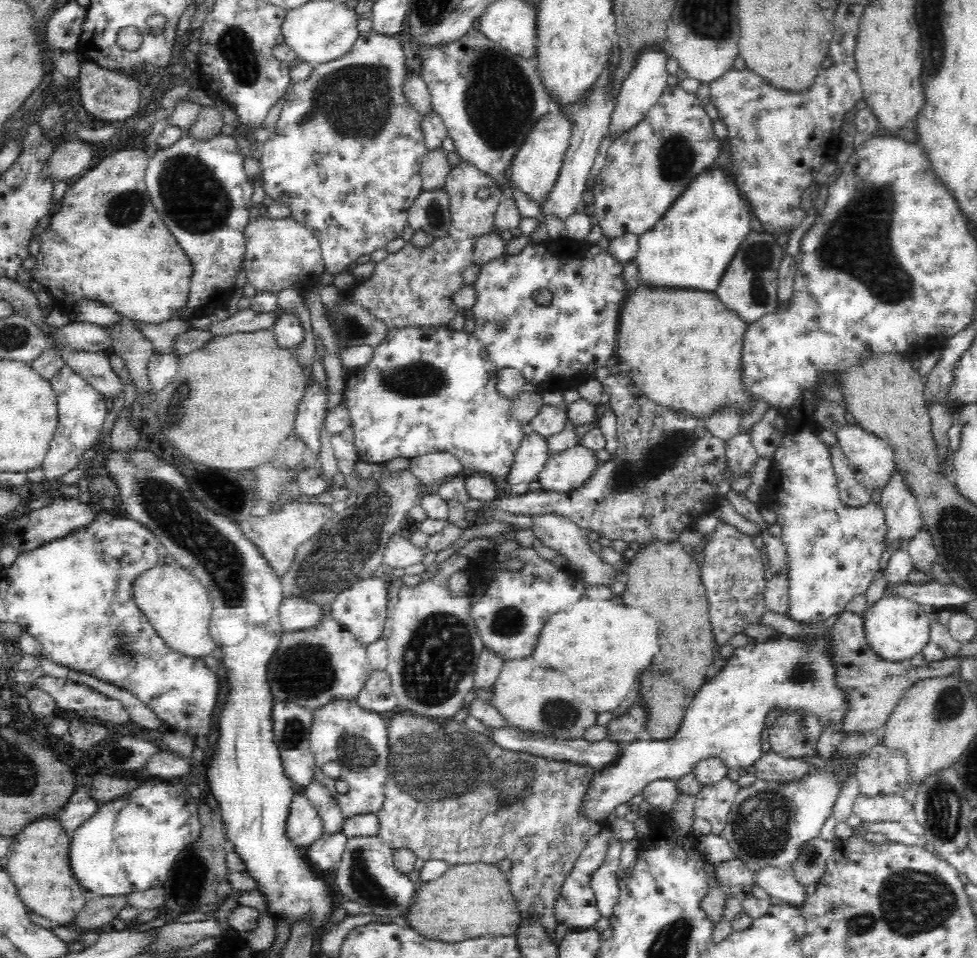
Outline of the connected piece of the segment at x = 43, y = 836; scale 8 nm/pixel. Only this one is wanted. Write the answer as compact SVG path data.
M47 817L30 824L11 840L5 871L10 874L17 893L25 907L49 919L51 928L66 926L71 923L86 906L90 897L89 890L75 878L70 856L70 834L66 833L60 823Z

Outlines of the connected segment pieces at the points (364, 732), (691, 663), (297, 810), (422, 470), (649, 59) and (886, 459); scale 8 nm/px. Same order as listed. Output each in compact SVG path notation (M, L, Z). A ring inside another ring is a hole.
M334 700L313 710L309 743L315 758L315 781L328 789L345 820L358 814L380 813L384 803L384 786L389 776L385 715L360 708L357 701ZM328 761L337 762L341 766L337 778L328 777L322 772L323 765ZM339 779L348 784L346 794L341 794L334 787L335 780Z
M652 542L648 546L639 546L636 556L624 567L628 573L628 581L622 599L626 606L640 607L659 621L660 654L654 656L652 664L642 672L640 688L638 688L638 704L646 712L643 728L654 740L666 740L678 730L686 706L692 700L690 690L682 684L682 678L704 678L708 665L712 664L717 652L718 642L710 624L708 599L705 595L705 586L701 581L701 567L692 553L688 553L679 543L661 544Z
M296 790L289 808L286 818L286 837L294 847L306 848L321 838L322 819L306 795Z
M434 452L410 459L410 473L422 485L432 486L434 482L448 481L464 473L463 465L449 452Z
M646 48L636 62L636 66L632 68L632 72L628 74L628 78L622 82L620 92L616 96L616 105L611 114L610 138L618 140L620 136L628 134L628 132L636 129L638 124L645 120L646 114L658 102L660 95L667 85L667 78L669 76L666 71L666 62L670 57L669 54L660 51L658 48Z
M846 424L835 435L857 481L870 493L882 491L895 474L894 449L857 424Z

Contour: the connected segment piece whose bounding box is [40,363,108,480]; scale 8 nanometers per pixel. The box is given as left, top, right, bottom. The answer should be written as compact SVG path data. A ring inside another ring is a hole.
M65 363L64 368L60 368L60 372L50 382L57 399L58 424L40 468L45 480L56 480L85 464L94 442L98 440L108 410L105 399L70 364Z

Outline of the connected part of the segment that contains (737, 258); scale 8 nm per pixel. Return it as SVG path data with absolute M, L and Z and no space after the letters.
M752 230L736 250L734 258L730 260L724 276L715 290L715 295L730 310L733 310L743 322L748 324L757 322L765 314L773 313L778 303L777 270L785 249L776 243L776 236L766 231Z

